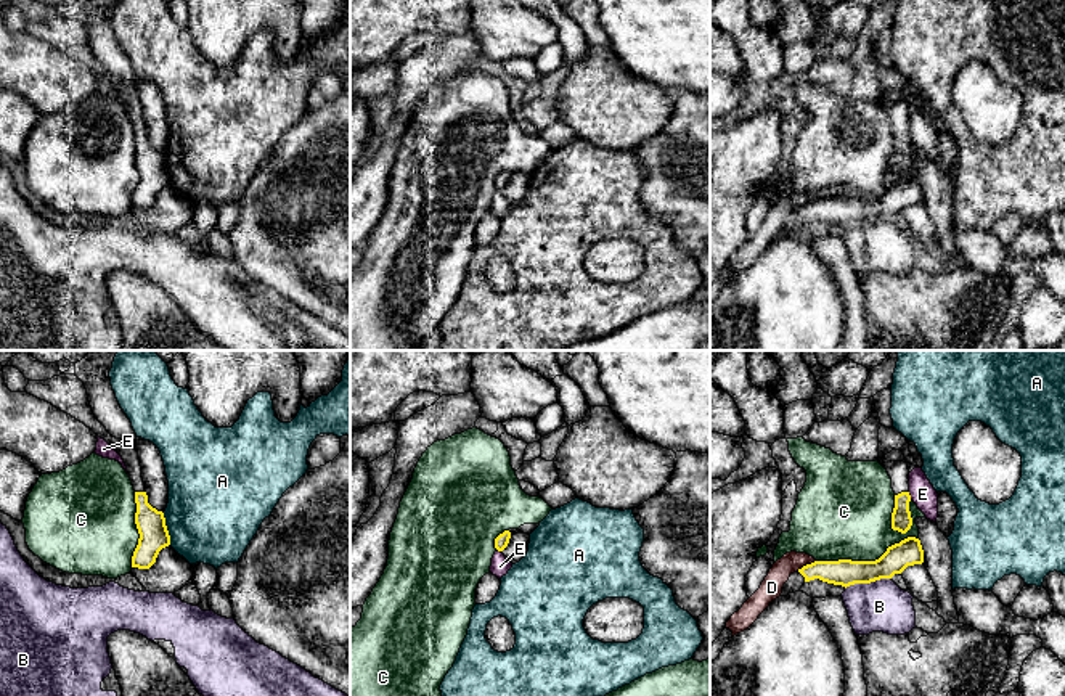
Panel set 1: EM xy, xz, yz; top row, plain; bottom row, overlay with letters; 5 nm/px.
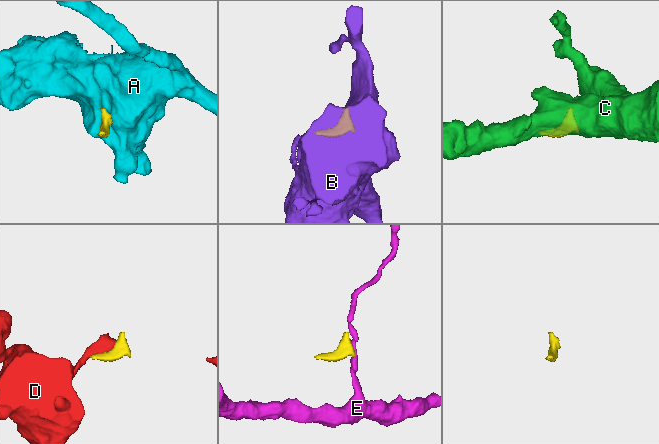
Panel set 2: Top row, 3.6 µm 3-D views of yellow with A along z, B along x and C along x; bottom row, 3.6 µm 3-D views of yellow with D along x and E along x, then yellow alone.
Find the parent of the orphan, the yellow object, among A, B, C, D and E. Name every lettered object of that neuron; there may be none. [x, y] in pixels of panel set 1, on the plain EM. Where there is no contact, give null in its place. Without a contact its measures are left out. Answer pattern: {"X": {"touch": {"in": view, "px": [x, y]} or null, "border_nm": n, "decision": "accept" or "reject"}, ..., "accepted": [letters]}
{"A": {"touch": {"in": "xy", "px": [166, 169]}, "border_nm": 170, "decision": "reject"}, "B": {"touch": {"in": "yz", "px": [868, 222]}, "border_nm": 240, "decision": "reject"}, "C": {"touch": {"in": "yz", "px": [866, 201]}, "border_nm": 550, "decision": "reject"}, "D": {"touch": {"in": "yz", "px": [807, 204]}, "border_nm": 110, "decision": "reject"}, "E": {"touch": {"in": "yz", "px": [909, 135]}, "border_nm": 40, "decision": "reject"}, "accepted": []}

